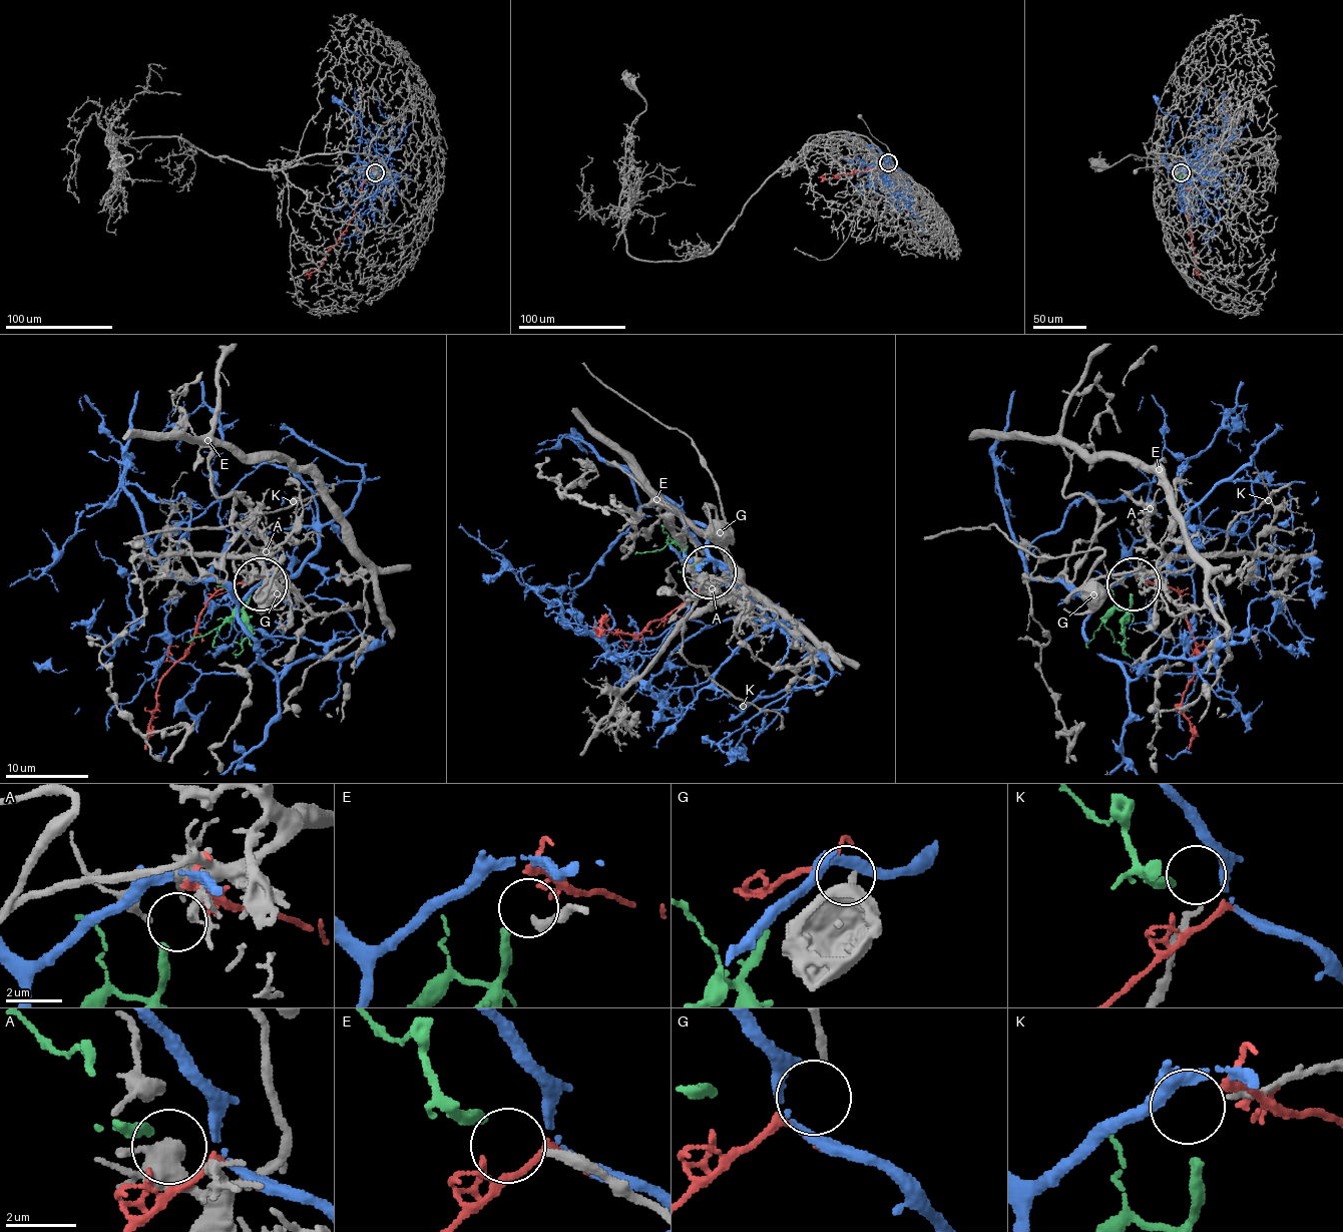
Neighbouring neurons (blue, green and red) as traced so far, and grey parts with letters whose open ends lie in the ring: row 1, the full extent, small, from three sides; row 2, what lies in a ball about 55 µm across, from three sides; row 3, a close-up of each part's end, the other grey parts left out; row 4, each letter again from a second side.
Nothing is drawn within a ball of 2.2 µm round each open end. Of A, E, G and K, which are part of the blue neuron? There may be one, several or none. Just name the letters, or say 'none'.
none

